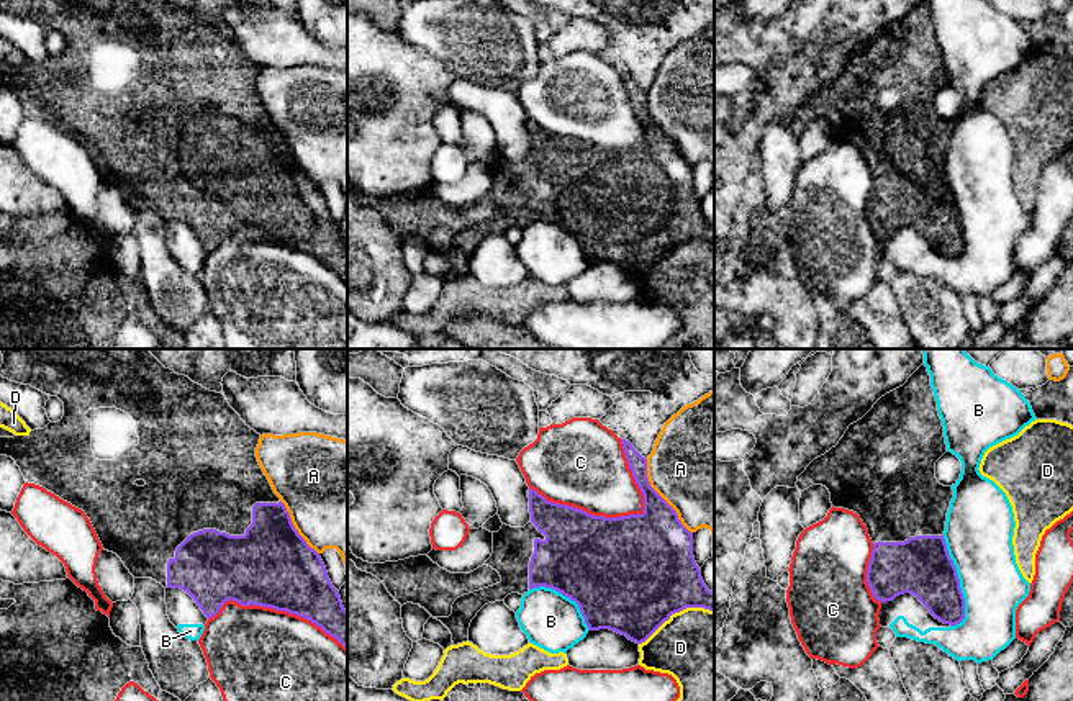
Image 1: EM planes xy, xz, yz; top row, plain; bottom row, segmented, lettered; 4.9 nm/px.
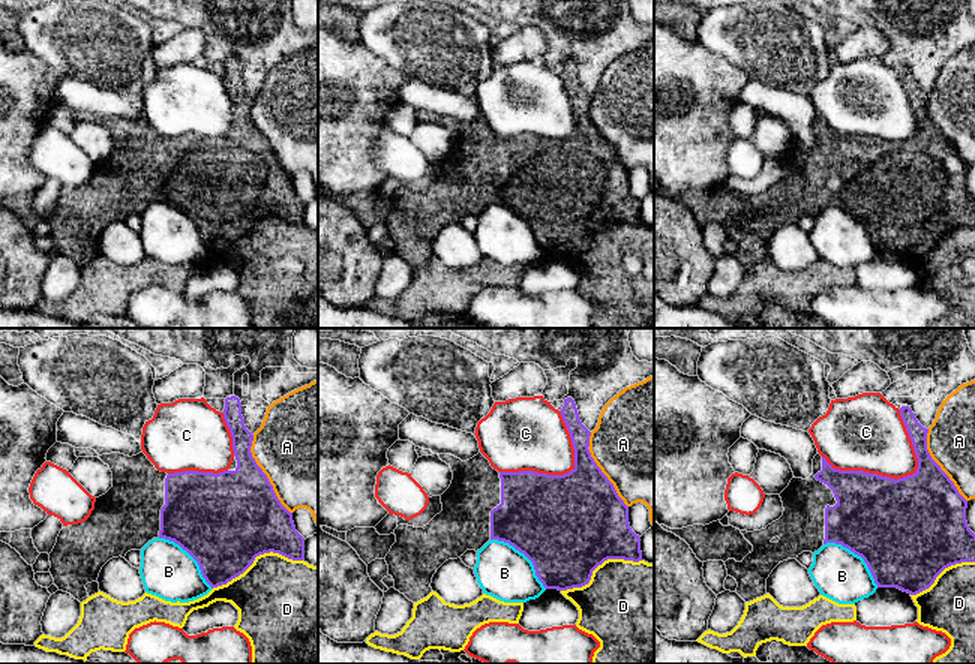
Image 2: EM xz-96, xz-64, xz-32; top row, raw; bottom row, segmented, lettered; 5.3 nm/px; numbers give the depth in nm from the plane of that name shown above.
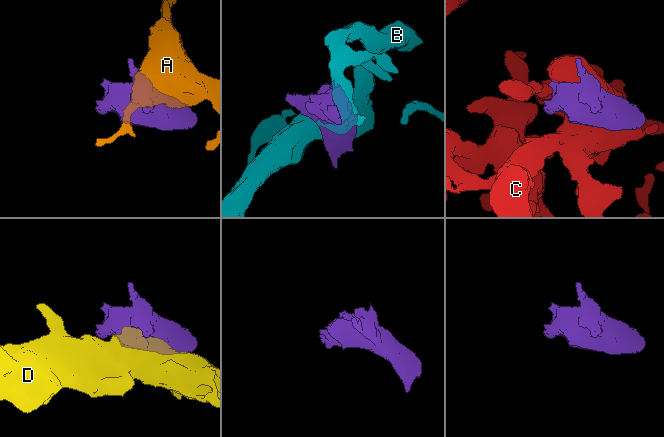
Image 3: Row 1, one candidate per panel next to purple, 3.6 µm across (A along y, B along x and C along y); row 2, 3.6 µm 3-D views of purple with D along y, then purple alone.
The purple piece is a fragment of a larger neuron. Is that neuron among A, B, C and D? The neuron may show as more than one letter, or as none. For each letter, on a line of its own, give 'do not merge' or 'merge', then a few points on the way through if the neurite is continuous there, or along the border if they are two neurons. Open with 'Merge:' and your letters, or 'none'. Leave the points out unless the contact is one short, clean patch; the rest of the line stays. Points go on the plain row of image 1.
Merge: none
A: do not merge
B: do not merge
C: do not merge
D: do not merge

